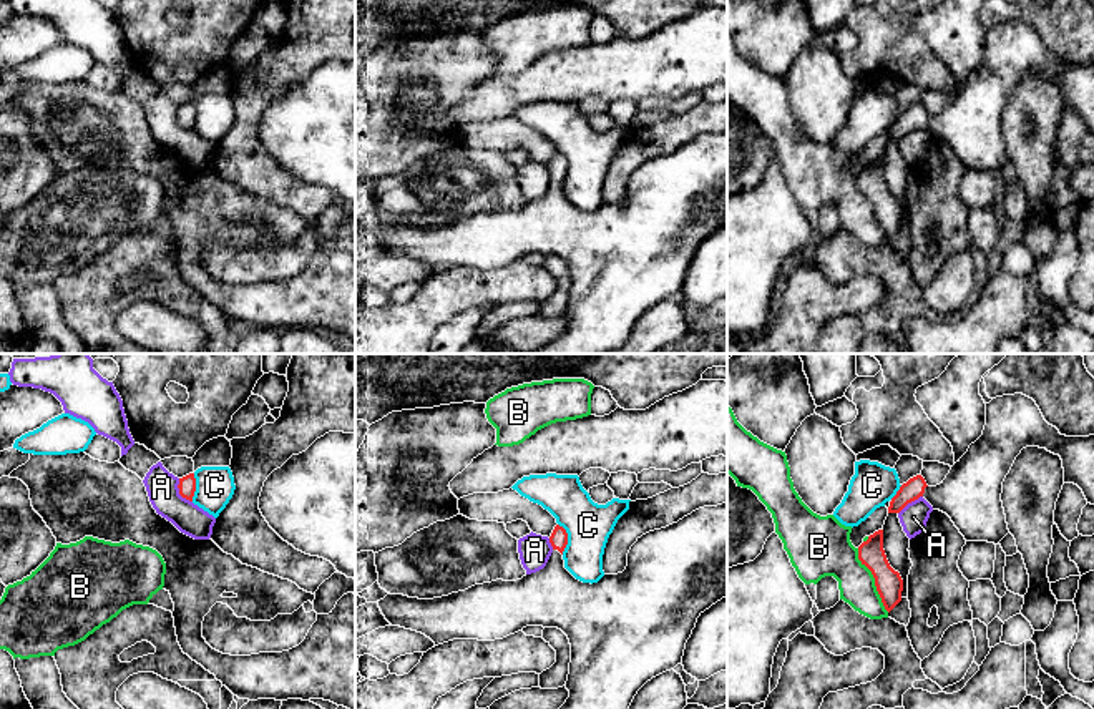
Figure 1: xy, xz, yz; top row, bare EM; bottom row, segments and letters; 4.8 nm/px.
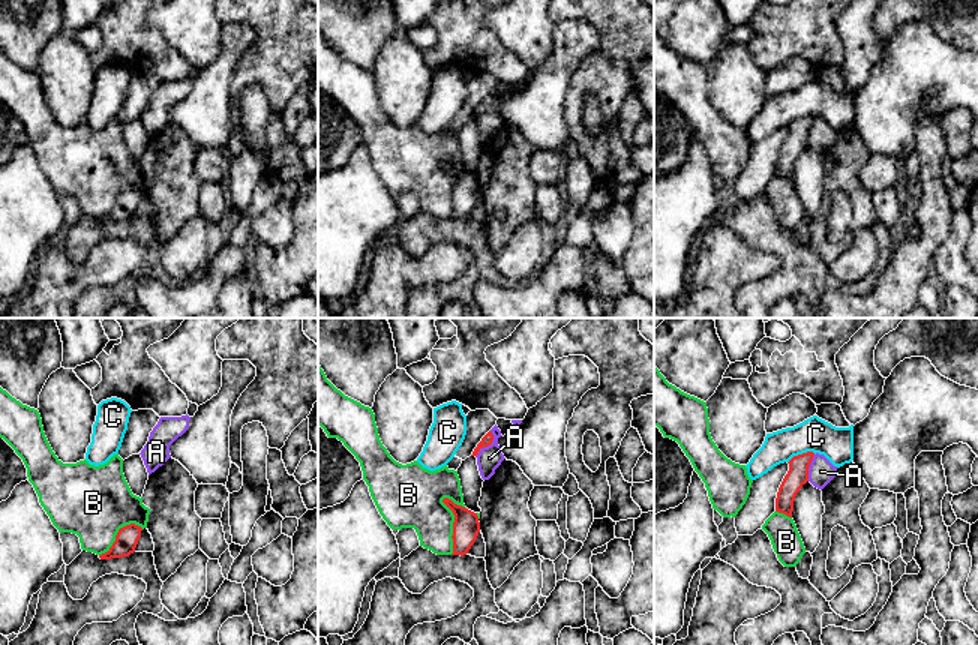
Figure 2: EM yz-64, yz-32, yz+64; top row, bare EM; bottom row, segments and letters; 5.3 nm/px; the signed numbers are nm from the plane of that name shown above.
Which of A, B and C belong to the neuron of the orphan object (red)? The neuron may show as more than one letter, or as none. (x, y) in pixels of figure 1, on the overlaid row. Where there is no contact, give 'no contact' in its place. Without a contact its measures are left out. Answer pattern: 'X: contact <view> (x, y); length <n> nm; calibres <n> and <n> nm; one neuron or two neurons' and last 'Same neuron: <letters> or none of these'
A: contact xy (180, 492); length 140 nm; calibres 80 and 150 nm; two neurons
B: contact yz (875, 580); length 340 nm; calibres 130 and 220 nm; two neurons
C: contact xz (566, 538); length 150 nm; calibres 90 and 220 nm; two neurons
Same neuron: none of these

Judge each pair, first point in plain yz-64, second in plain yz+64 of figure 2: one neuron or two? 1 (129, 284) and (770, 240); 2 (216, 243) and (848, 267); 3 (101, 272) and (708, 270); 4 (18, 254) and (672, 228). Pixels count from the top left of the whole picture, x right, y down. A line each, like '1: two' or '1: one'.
1: one
2: two
3: one
4: one

